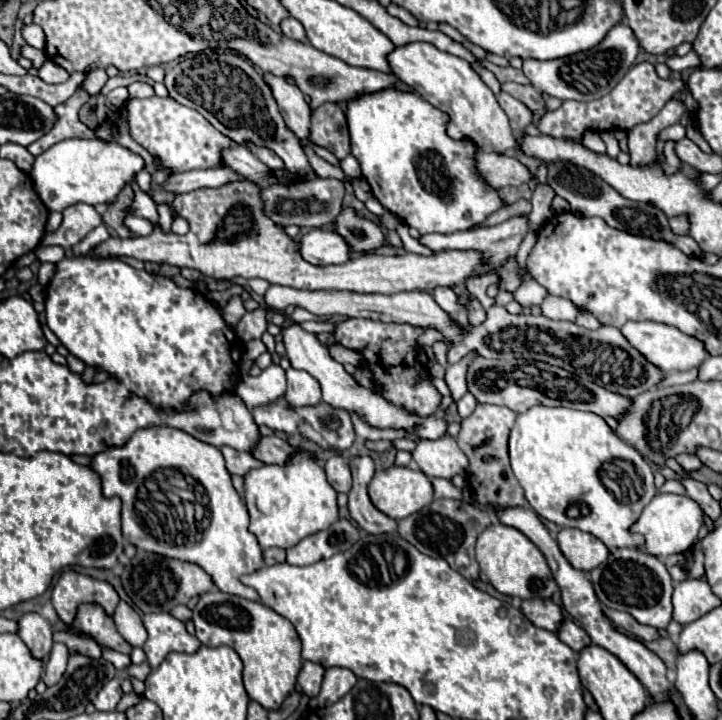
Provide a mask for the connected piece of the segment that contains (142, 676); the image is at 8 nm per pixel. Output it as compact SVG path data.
M145 661L140 665L134 665L131 663L126 670L130 677L134 677L141 681L144 681L150 673L151 667L149 666L148 662Z

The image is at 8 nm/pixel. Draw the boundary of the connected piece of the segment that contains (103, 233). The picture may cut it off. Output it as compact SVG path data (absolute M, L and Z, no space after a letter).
M100 224L98 228L94 228L82 242L78 242L74 248L72 248L72 252L74 254L84 254L84 252L90 252L96 244L100 244L100 242L104 242L106 238L110 236L110 232L108 232L108 228L106 228L106 224Z

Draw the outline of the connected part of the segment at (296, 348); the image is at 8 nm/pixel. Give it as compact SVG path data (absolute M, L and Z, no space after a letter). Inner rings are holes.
M288 324L282 328L282 342L286 346L286 358L290 360L292 368L298 370L306 370L308 374L312 374L320 386L322 386L322 398L326 404L334 406L334 408L344 408L344 410L354 410L360 414L360 418L364 422L368 422L374 428L406 428L414 434L418 434L424 440L434 440L446 434L446 422L440 416L430 416L430 418L418 418L414 414L410 414L408 410L402 410L400 406L394 406L390 402L386 402L382 398L382 394L378 394L376 388L364 388L360 386L346 370L340 362L336 362L330 354L328 348L324 344L318 342L318 338L306 330L302 330L298 324ZM414 424L418 424L418 428L414 428Z

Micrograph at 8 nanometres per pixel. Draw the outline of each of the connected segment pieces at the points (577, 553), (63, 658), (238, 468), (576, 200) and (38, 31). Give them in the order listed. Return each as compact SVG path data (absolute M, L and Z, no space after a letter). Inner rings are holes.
M562 528L556 536L556 542L566 556L566 560L584 572L594 570L594 566L602 564L608 558L608 548L588 532L578 528Z
M54 644L50 658L46 662L46 672L44 672L44 682L46 686L52 686L54 682L58 682L66 670L68 664L68 650L64 644Z
M222 446L220 448L226 460L226 468L230 474L238 474L238 476L246 476L250 470L264 466L264 462L260 462L258 458L254 458L250 452L238 452L230 446Z
M564 162L550 164L548 166L548 184L554 186L558 196L568 200L570 210L574 214L578 212L580 216L598 216L608 226L618 228L622 232L636 234L636 236L646 236L646 238L652 238L652 240L666 240L670 246L674 246L674 248L678 248L684 254L694 256L694 258L700 258L700 254L702 254L700 246L696 244L696 240L692 236L688 236L688 234L680 236L680 234L674 234L670 230L668 216L662 210L658 210L652 204L634 202L634 200L628 200L628 198L620 196L612 186L602 182L602 178L598 178L596 174L590 174L588 170L582 170L582 168L574 166L574 164L564 164Z
M28 24L28 26L22 28L22 34L24 34L24 38L26 38L26 42L30 46L34 46L38 50L44 50L46 48L46 34L44 34L44 30L40 26Z

